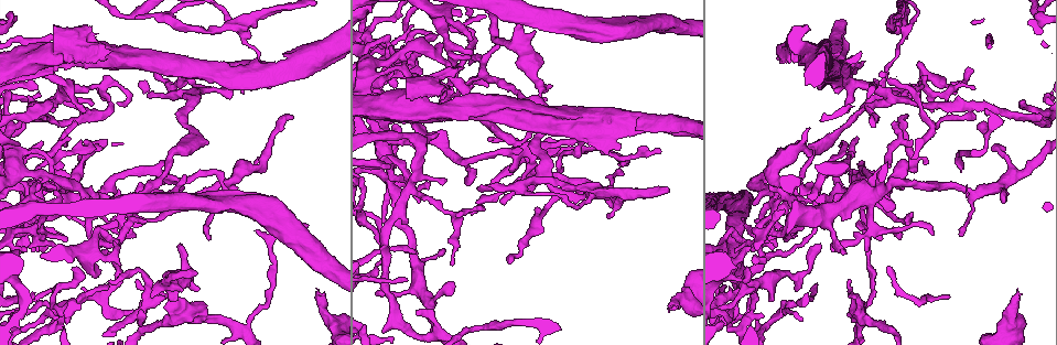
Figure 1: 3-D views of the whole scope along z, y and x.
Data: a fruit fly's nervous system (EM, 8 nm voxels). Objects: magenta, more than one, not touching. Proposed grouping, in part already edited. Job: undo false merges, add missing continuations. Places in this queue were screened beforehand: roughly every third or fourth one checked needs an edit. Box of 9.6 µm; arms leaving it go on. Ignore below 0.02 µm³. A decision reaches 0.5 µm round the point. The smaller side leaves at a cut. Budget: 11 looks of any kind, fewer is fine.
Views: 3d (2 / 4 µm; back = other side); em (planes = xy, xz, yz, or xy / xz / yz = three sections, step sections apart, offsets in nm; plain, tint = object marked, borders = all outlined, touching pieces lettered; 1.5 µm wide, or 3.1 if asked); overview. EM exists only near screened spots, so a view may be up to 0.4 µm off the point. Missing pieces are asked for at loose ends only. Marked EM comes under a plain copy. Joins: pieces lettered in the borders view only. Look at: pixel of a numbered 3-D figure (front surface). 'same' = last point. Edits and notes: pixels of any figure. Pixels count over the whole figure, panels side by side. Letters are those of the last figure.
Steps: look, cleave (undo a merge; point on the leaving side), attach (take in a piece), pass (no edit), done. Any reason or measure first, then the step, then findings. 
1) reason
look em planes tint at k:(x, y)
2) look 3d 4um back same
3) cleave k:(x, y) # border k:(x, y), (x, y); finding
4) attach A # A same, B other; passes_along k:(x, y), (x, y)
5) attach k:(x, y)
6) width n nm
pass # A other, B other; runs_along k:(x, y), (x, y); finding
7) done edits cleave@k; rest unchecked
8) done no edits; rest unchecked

an open end
look 3d 4um at 1:(490, 140)

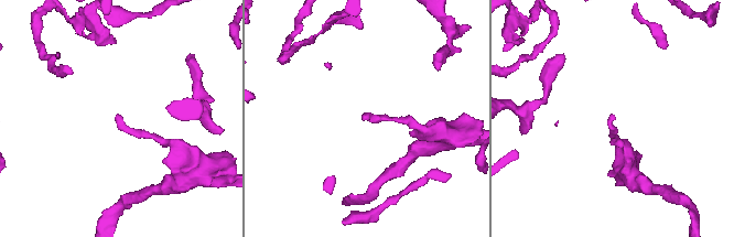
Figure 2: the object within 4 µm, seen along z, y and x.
now the EM
look em yz step 4 borders at 2:(361, 117)

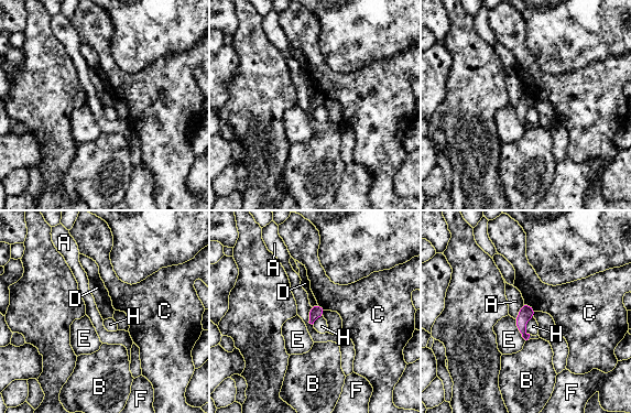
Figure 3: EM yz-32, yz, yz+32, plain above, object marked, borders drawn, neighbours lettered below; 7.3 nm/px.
another direction
look em planes borders same

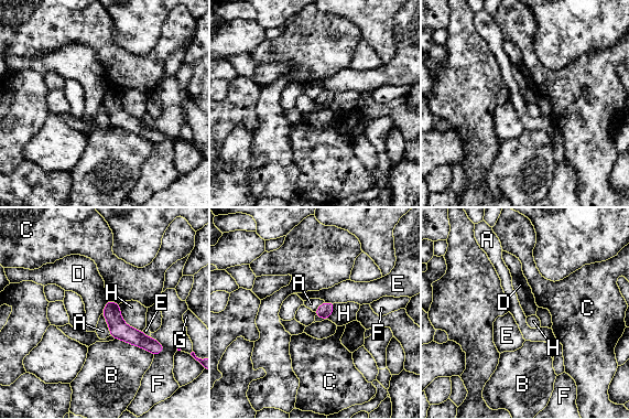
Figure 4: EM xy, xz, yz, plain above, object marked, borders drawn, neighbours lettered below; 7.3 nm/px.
pass # A other, B other, C other, D other, E other, F other, G other, H other; border 4:(109, 300), (101, 313); none of them fits

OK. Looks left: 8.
thin end
look em xz step 4 tint at 1:(113, 244)

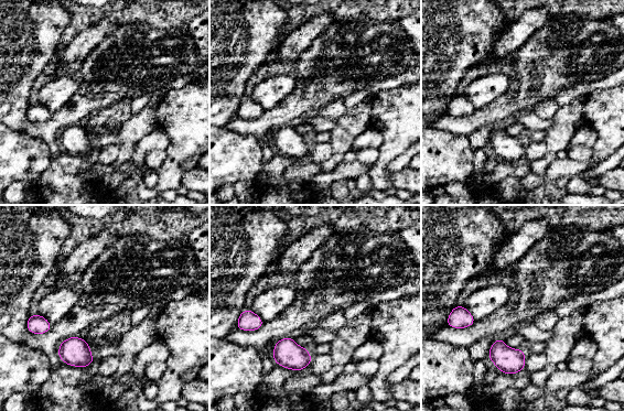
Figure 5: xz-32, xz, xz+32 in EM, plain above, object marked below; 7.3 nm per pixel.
look em planes borders same

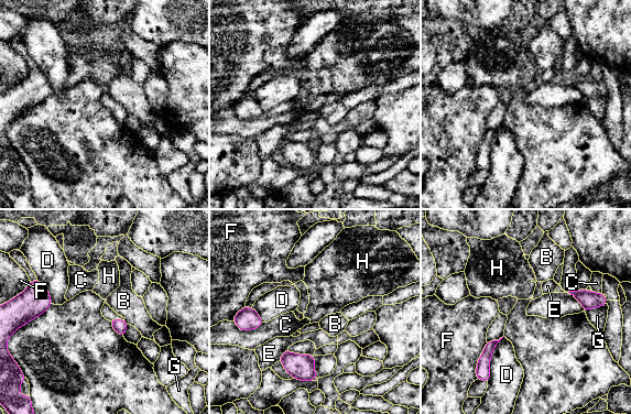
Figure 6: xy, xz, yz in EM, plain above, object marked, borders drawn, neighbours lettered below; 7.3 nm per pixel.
pass # B other, C other, D other, E other, F other, G other, H other; none of them fits

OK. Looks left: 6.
look 3d 2um at 1:(55, 192)

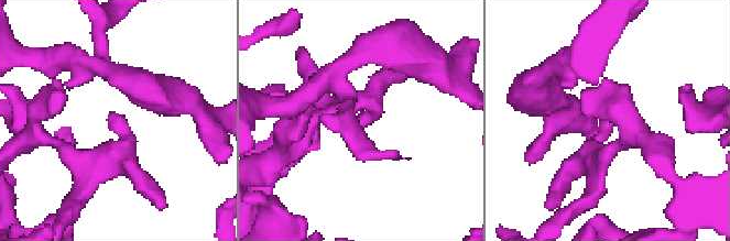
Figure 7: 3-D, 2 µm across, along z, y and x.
now the EM
look em planes borders at 7:(111, 114)

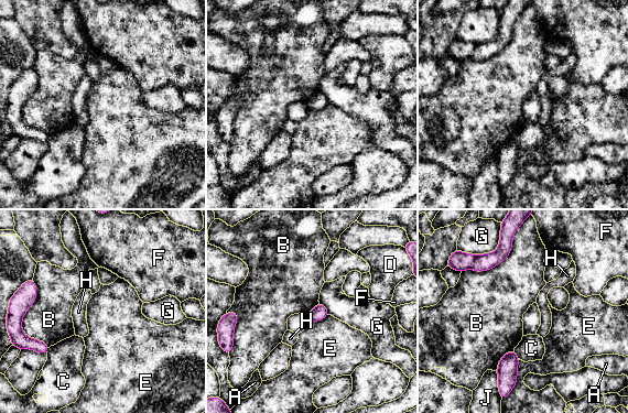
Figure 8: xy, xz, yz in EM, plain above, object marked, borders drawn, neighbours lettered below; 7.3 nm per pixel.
pass # A other, B other, C other, D other, E other, F other, G other, H other, J other; border 8:(512, 241), (496, 265), (463, 272); none of them fits

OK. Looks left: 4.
narrows sharply
look em xz step 4 tint at 1:(541, 96)

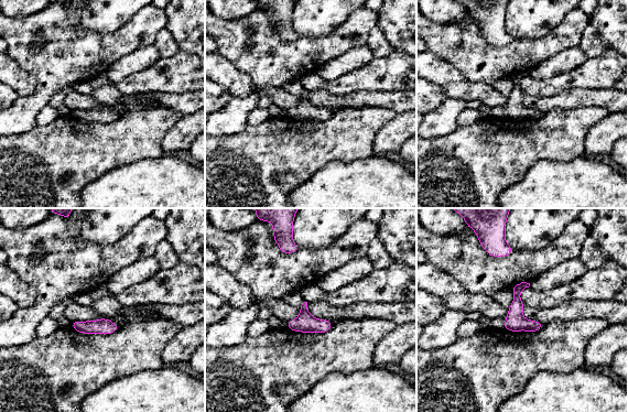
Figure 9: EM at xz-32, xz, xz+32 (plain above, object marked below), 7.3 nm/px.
look em planes tint same

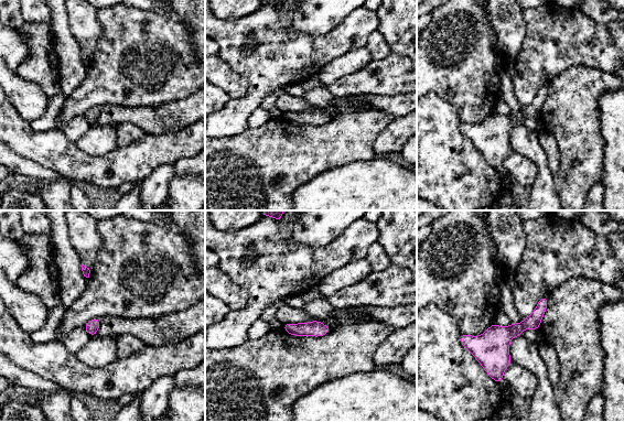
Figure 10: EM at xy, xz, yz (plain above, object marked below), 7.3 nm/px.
what lies round it
look em planes borders same

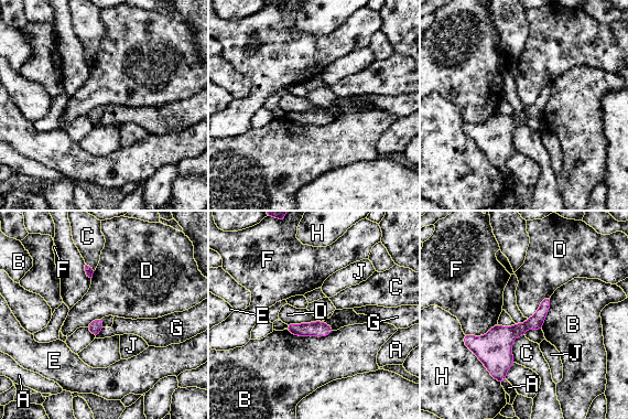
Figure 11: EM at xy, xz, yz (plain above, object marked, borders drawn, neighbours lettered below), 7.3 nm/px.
width 100 nm
pass # A other, B other, C other, D other, E other, F other, G other, H other, J other; border 11:(287, 323), (323, 321), (334, 330); continuous, no second neuron

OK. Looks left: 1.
done no edits; rest unchecked

